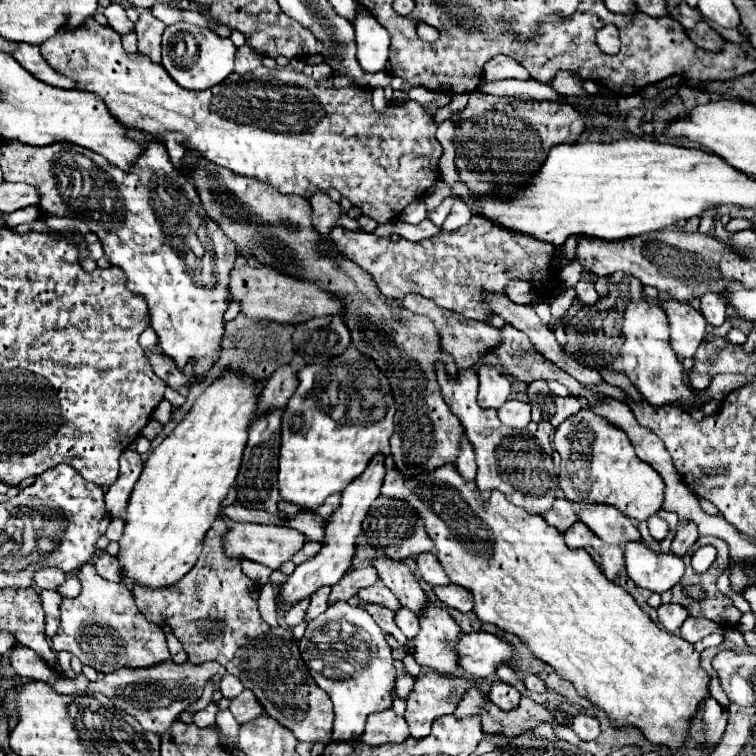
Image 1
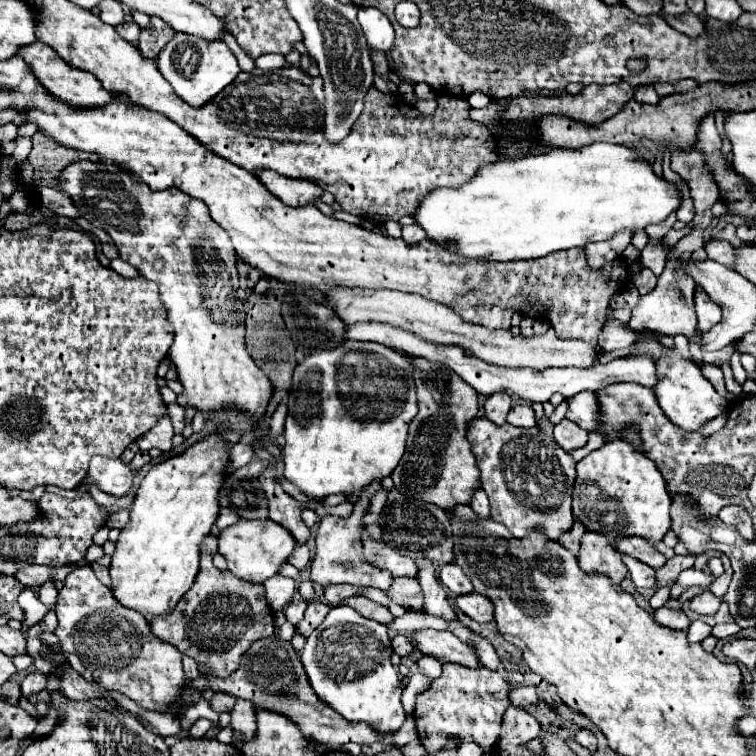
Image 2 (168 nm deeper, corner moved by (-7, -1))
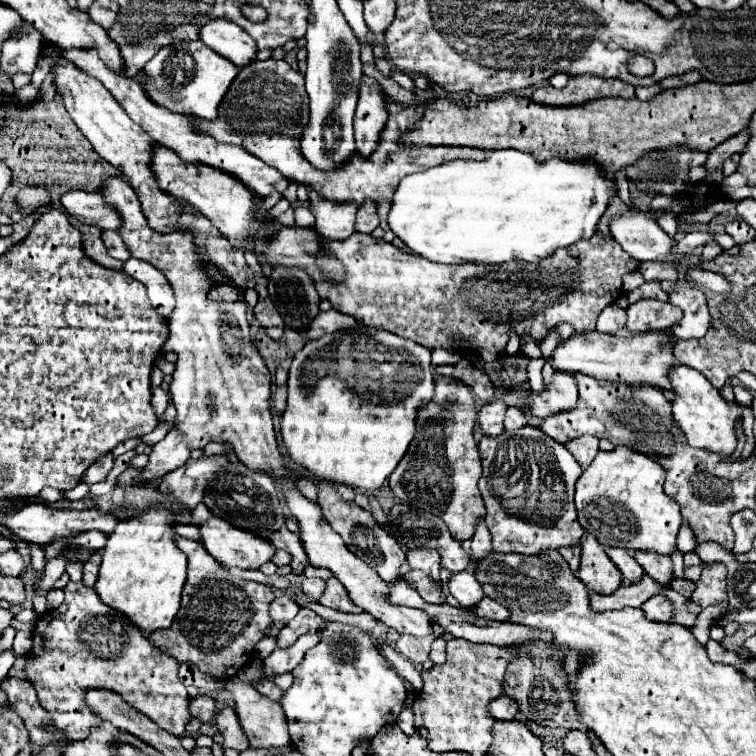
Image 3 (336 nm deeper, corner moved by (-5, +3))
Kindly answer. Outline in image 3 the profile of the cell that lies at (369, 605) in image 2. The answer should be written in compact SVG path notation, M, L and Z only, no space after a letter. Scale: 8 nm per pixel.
M330 578L326 582L326 590L324 590L324 594L322 594L322 598L318 602L328 606L328 608L336 608L336 610L348 612L348 614L360 614L362 612L362 608L358 608L350 600L350 596L346 594L346 588L336 578Z

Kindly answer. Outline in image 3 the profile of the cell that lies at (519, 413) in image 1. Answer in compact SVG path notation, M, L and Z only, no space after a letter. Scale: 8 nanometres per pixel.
M510 406L506 410L506 420L504 420L504 428L506 430L516 430L516 428L522 428L528 424L528 416L522 408L518 406Z

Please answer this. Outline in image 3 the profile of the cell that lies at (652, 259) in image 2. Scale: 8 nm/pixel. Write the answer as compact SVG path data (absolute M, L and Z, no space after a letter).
M650 280L650 282L644 282L640 288L626 292L628 306L632 306L632 302L638 302L642 298L658 298L658 300L668 302L668 294L662 290L662 280Z

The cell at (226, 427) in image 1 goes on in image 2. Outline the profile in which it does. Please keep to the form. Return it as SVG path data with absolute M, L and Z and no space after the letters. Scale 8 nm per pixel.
M210 434L208 438L190 446L184 454L152 466L150 472L142 478L138 494L130 506L130 520L120 530L120 538L116 540L116 552L110 560L110 588L122 606L140 612L146 620L154 616L166 616L192 588L198 574L200 544L208 536L220 510L218 490L224 482L222 470L226 466L228 452L230 444L224 442L218 434Z

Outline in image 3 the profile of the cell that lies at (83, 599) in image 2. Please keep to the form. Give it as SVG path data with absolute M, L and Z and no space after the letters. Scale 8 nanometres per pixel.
M68 582L64 602L56 610L42 614L34 628L34 644L28 652L26 674L38 692L40 704L50 712L54 726L68 740L82 740L92 726L98 726L96 714L84 704L86 688L106 688L118 692L130 706L152 718L162 730L182 736L190 720L190 696L178 678L178 662L152 646L122 612L106 606L94 588L82 582Z

